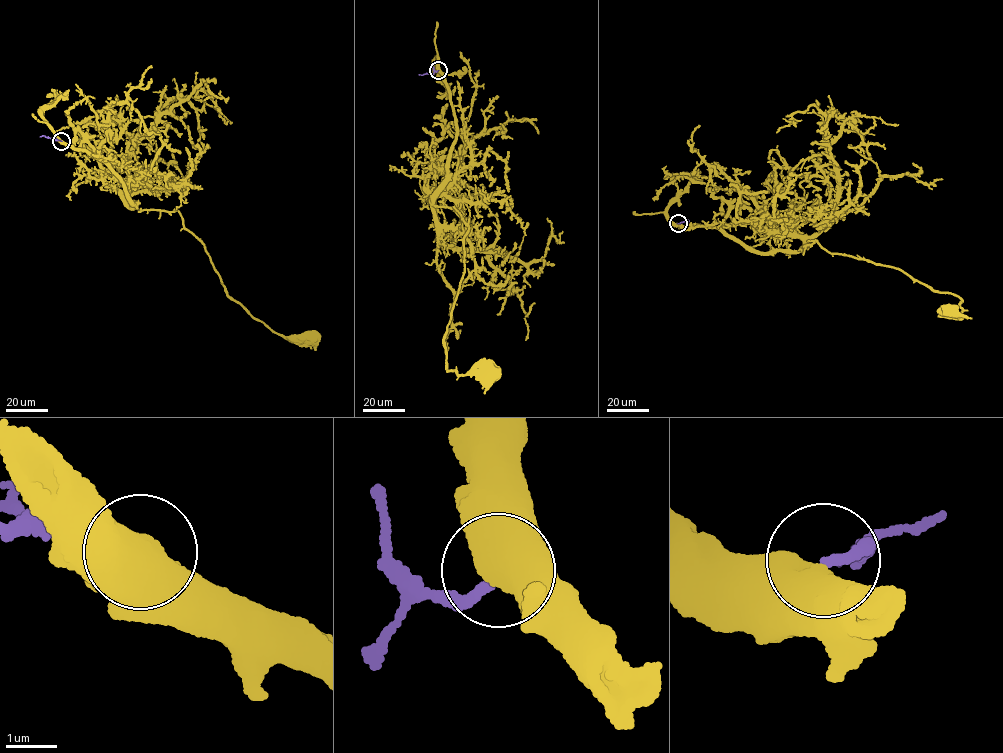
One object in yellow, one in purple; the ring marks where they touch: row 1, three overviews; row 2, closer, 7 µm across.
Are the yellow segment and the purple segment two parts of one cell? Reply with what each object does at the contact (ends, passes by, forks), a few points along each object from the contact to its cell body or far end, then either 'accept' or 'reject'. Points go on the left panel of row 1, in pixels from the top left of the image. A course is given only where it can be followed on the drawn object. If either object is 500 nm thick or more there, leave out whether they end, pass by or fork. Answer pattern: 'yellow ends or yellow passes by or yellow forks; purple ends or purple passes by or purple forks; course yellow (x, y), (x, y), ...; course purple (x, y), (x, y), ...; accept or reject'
course yellow (61, 141), (111, 167), (132, 208), (177, 211), (204, 244), (228, 295), (253, 316), (295, 342), (310, 338); course purple (61, 141), (40, 137); reject

